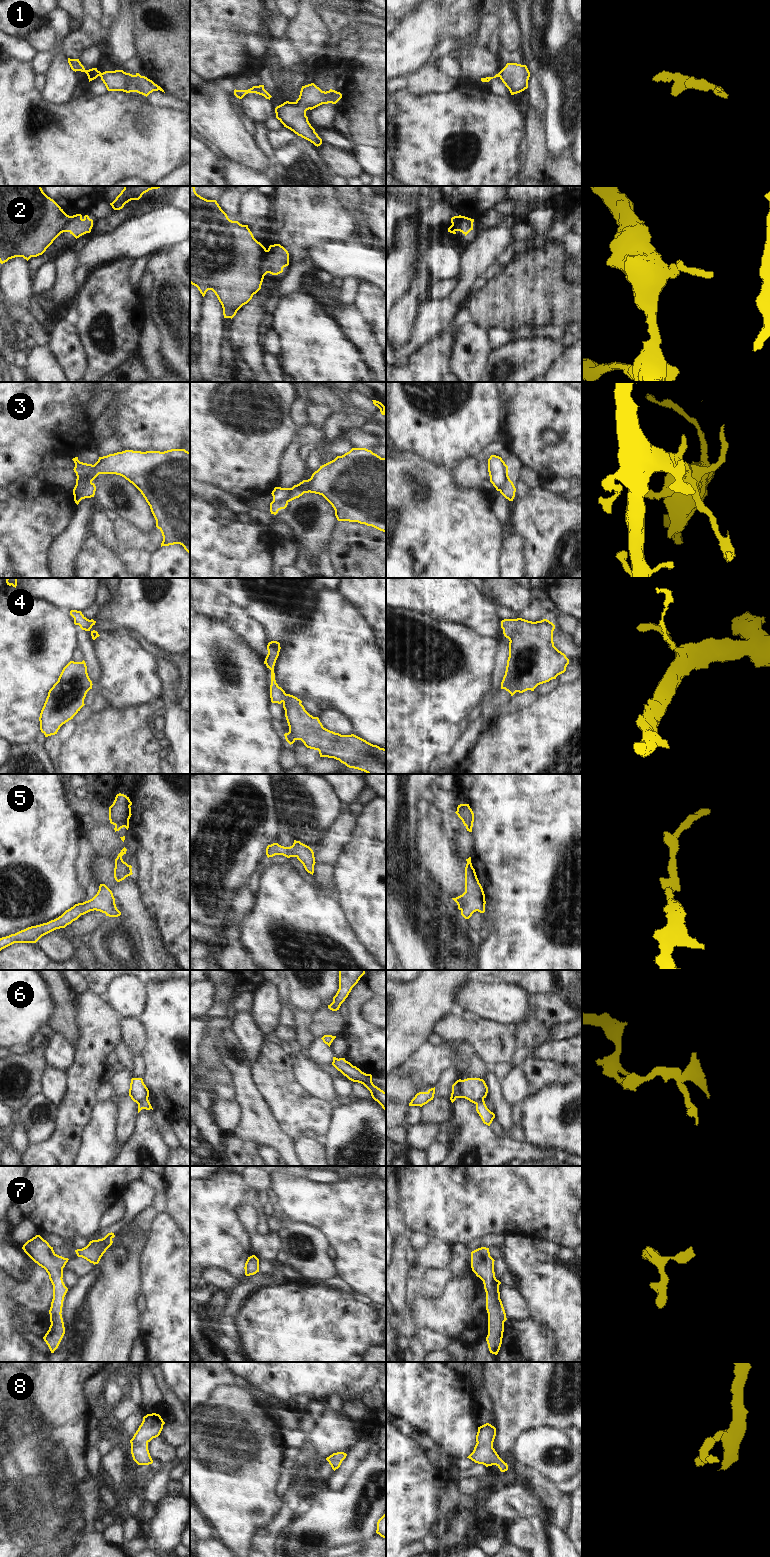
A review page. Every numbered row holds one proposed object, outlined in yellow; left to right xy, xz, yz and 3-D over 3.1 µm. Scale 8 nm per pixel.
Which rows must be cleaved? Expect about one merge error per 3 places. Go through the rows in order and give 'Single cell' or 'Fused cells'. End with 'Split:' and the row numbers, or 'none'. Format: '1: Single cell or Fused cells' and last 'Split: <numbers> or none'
1: Single cell
2: Fused cells
3: Fused cells
4: Single cell
5: Single cell
6: Fused cells
7: Single cell
8: Single cell
Split: 2, 3, 6.

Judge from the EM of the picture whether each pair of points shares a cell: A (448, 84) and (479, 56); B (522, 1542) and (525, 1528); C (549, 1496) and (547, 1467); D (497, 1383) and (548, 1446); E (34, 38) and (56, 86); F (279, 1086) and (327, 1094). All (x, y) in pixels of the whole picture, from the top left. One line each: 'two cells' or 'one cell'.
A: two cells
B: one cell
C: two cells
D: two cells
E: one cell
F: two cells

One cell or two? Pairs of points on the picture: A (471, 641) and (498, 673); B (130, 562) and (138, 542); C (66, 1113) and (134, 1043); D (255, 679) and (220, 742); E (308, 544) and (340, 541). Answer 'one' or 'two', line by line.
A: two
B: two
C: two
D: one
E: two

